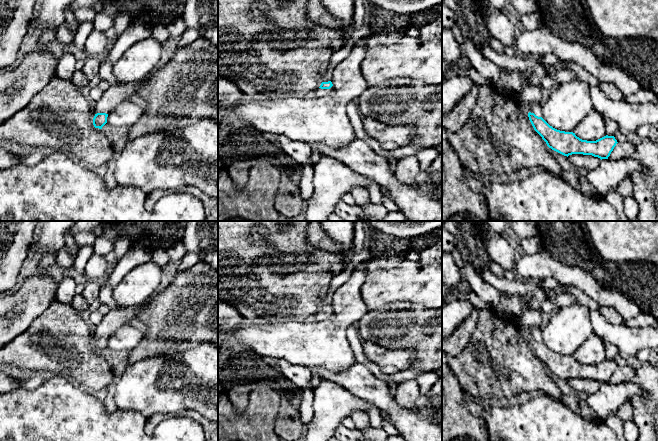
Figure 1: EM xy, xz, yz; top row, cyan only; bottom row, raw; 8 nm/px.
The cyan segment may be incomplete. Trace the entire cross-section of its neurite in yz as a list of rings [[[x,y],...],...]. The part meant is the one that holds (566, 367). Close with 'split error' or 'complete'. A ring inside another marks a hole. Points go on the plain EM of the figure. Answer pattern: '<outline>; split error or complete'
[[[538,326],[527,327],[528,341],[534,354],[552,374],[569,380],[572,378],[592,379],[608,383],[618,367],[614,360],[604,360],[596,365],[582,364],[573,356],[560,355],[550,350],[542,342],[541,329]]]; split error

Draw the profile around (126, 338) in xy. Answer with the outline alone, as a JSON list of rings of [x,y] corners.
[[[130,324],[118,328],[107,341],[107,347],[115,353],[131,352],[143,339],[143,333]]]

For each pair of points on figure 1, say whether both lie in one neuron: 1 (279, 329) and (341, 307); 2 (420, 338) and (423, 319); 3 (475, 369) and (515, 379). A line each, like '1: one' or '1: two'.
1: one
2: one
3: one

